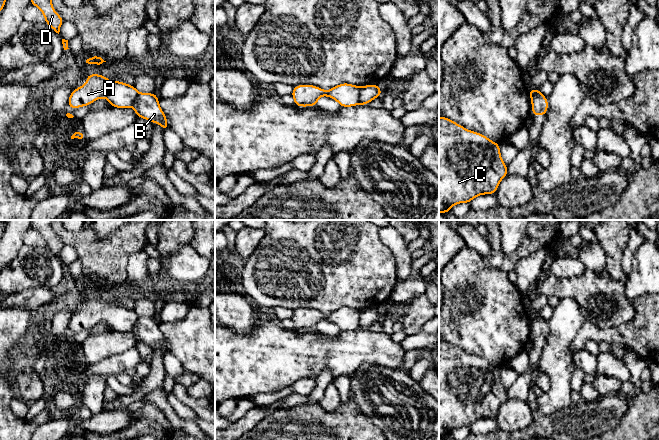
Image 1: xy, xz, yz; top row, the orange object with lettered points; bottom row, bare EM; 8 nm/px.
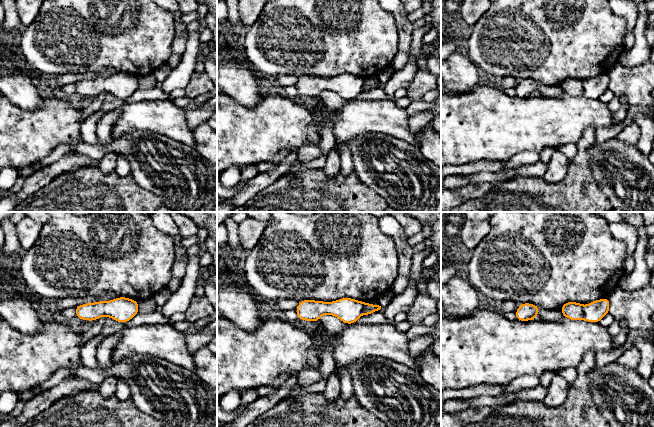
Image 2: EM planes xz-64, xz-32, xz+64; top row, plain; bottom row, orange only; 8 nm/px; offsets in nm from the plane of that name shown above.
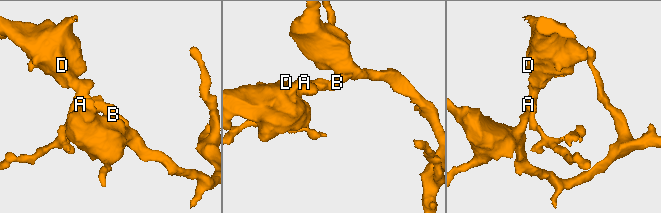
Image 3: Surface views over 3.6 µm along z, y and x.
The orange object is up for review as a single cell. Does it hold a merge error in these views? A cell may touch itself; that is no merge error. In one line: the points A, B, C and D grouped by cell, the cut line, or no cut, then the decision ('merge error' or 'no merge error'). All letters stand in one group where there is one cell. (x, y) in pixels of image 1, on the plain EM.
A D / B C | xz (361, 312), (359, 326) | merge error

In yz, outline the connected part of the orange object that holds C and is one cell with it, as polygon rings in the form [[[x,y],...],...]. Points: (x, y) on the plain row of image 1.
[[[444,340],[439,341],[439,437],[449,437],[454,429],[470,427],[479,419],[495,419],[500,405],[507,399],[499,367]]]

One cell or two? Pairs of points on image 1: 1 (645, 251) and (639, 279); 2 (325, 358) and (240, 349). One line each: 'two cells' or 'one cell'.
1: one cell
2: one cell

